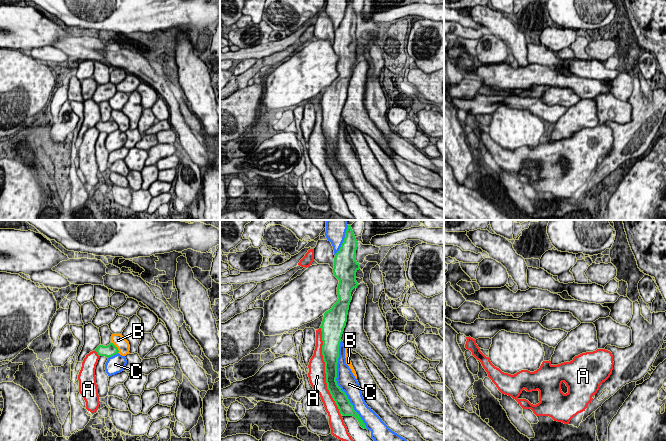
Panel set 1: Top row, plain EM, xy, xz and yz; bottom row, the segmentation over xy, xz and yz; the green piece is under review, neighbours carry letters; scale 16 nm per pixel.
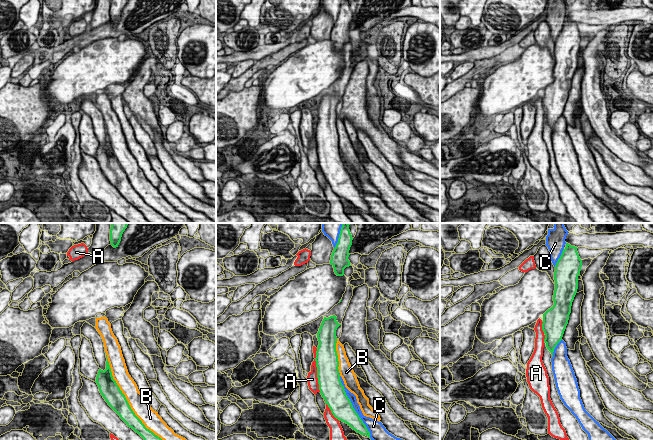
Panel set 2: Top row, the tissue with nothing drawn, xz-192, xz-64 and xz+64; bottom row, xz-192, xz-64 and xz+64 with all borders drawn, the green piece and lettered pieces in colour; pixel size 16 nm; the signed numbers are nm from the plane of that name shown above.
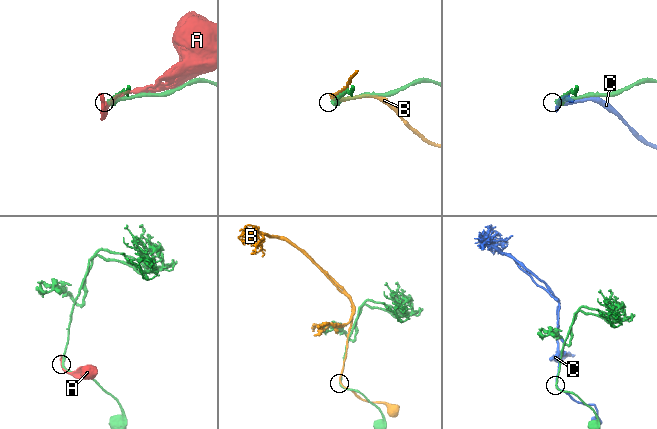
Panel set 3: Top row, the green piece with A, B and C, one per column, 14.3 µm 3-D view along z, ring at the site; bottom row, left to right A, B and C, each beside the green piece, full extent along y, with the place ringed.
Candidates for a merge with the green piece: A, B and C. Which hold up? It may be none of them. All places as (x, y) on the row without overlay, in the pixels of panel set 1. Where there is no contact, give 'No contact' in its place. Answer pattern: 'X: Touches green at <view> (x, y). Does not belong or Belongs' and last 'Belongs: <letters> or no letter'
A: Touches green at xz (325, 147). Does not belong
B: Touches green at xy (116, 123). Does not belong
C: Touches green at xz (337, 160). Does not belong
Belongs: no letter

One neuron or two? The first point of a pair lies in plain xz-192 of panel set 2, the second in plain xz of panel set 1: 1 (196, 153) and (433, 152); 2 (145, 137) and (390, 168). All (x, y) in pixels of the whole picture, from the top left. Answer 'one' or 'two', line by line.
1: one
2: one

